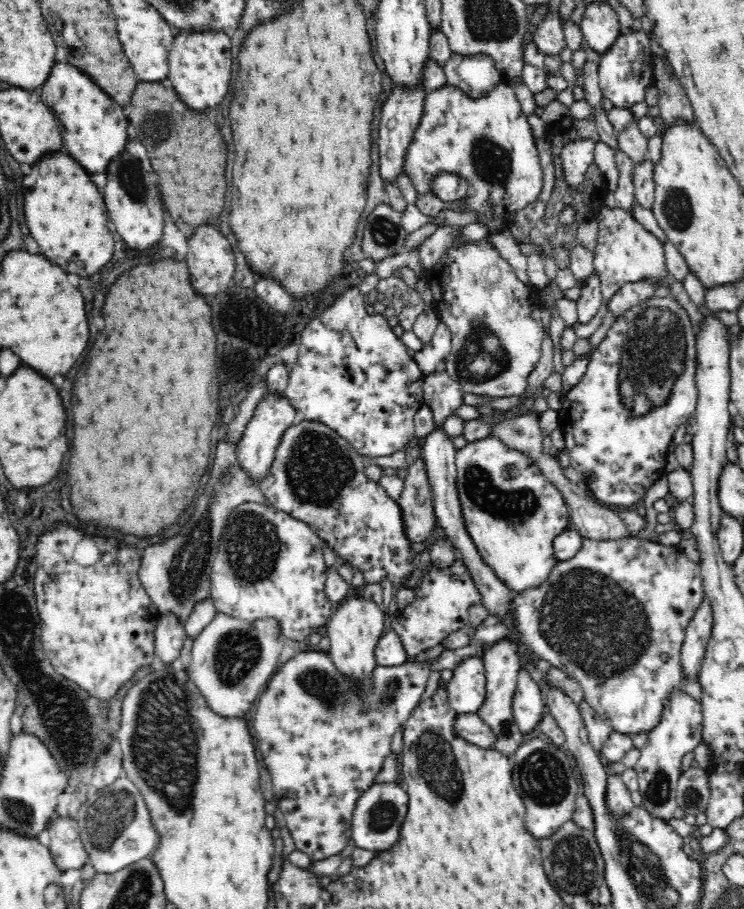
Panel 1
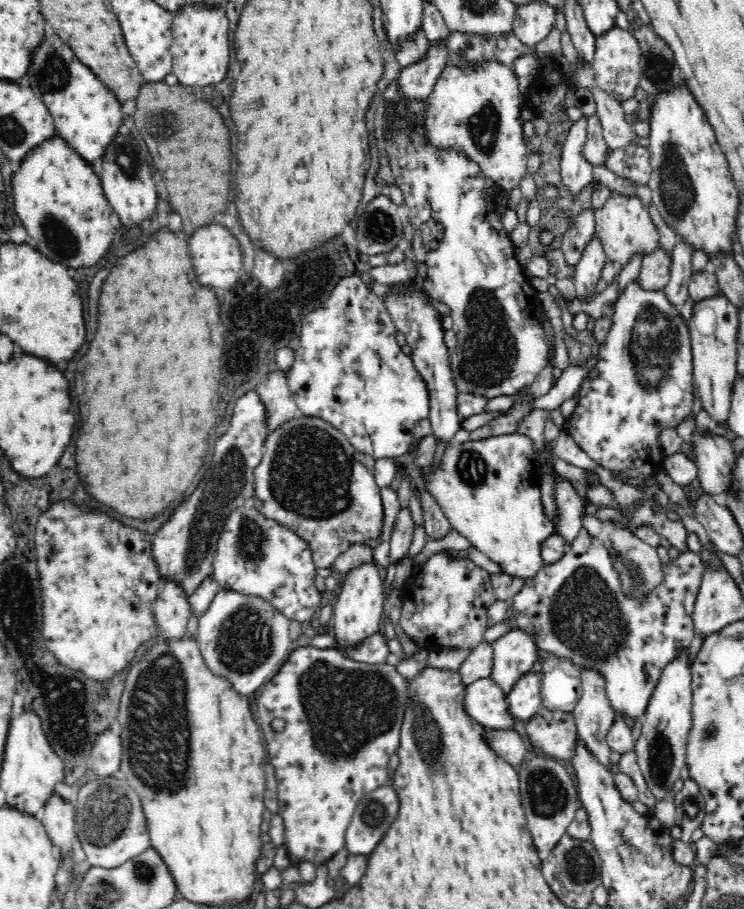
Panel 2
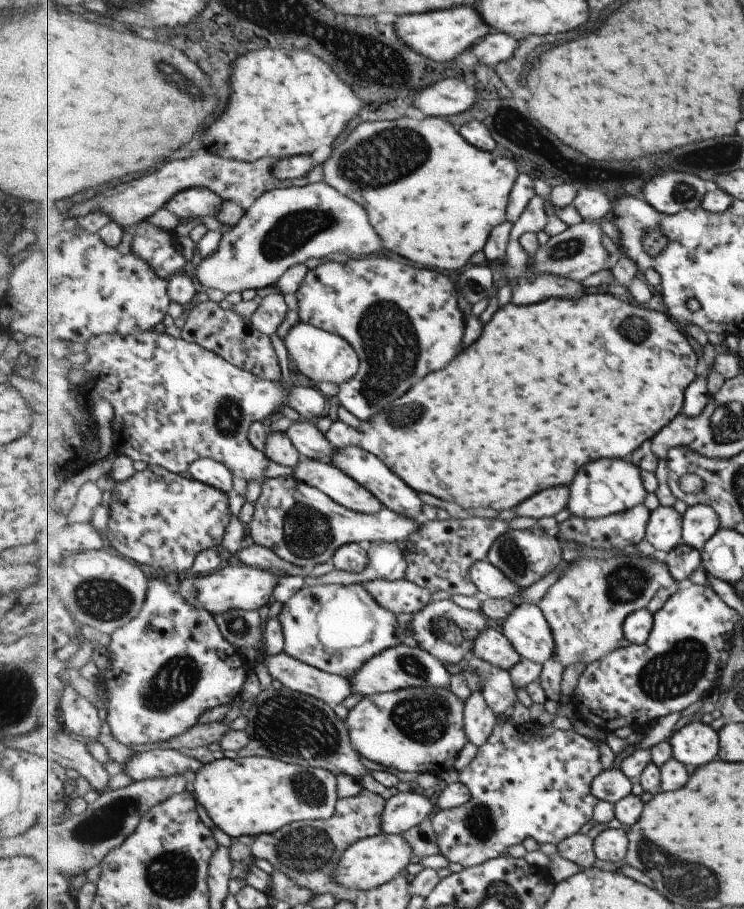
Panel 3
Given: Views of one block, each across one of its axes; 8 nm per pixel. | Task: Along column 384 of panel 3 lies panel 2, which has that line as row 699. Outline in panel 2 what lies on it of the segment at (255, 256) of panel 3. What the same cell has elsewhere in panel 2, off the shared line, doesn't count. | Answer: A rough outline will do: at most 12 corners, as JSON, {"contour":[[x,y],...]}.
{"contour":[[219,592],[194,642],[252,701],[295,647],[262,600]]}

